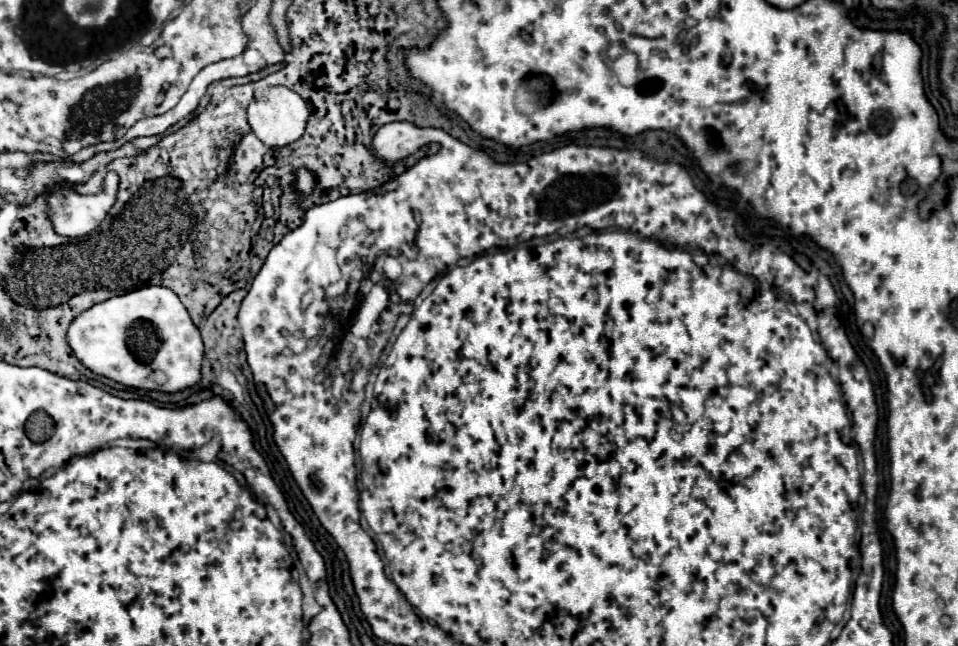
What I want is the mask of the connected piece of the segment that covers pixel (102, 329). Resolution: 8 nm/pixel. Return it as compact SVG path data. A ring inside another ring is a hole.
M144 286L92 306L70 324L68 342L86 368L130 388L176 394L202 378L202 336L180 298L164 286Z

